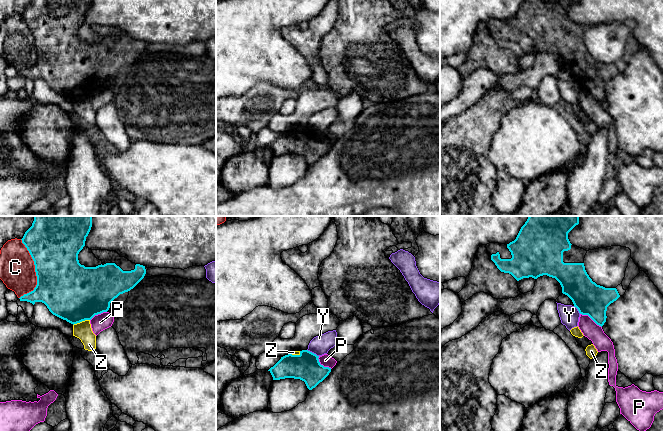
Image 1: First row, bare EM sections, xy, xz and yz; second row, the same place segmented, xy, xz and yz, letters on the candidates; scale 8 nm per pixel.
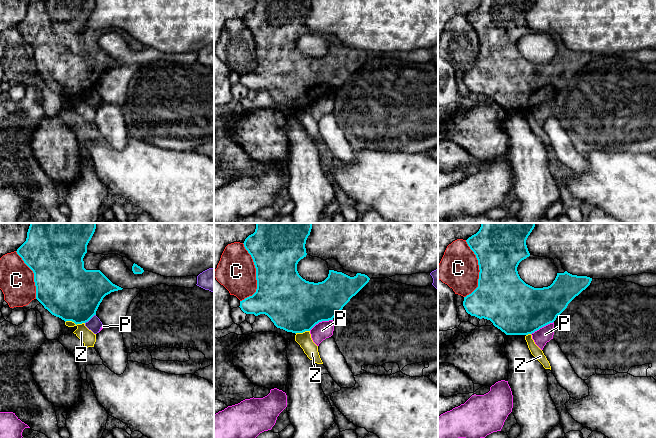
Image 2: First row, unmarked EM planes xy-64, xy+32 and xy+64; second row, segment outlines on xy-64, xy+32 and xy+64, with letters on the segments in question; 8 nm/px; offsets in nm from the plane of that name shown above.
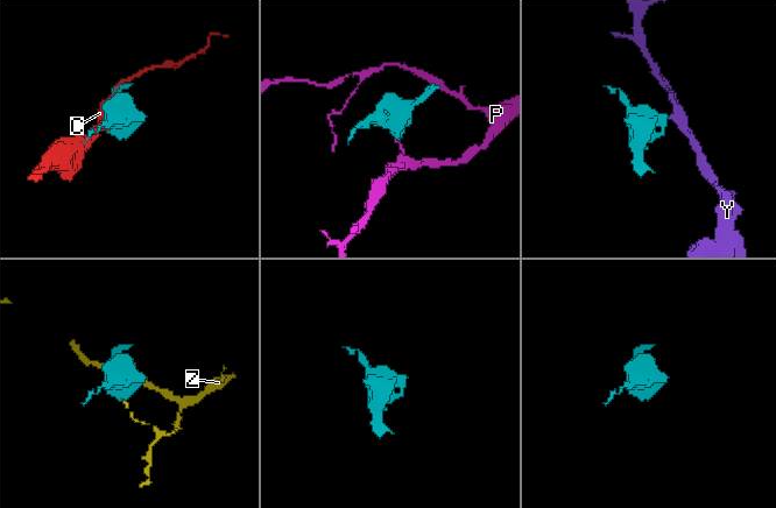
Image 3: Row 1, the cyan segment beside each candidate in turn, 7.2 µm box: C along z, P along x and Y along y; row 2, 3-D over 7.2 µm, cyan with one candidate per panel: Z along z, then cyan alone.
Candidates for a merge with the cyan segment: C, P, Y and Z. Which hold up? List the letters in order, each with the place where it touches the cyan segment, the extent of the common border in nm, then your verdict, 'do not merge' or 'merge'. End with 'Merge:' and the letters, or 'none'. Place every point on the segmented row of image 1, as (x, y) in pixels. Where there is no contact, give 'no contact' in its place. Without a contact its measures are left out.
C: xy (35, 271) | 480 nm | do not merge
P: yz (591, 318) | 200 nm | do not merge
Y: xz (313, 353) | 110 nm | do not merge
Z: xy (81, 321) | 140 nm | do not merge
Merge: none

